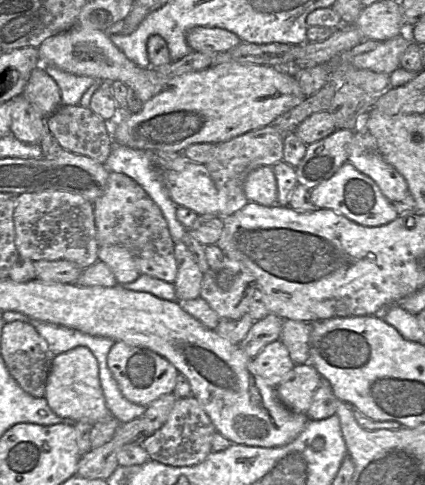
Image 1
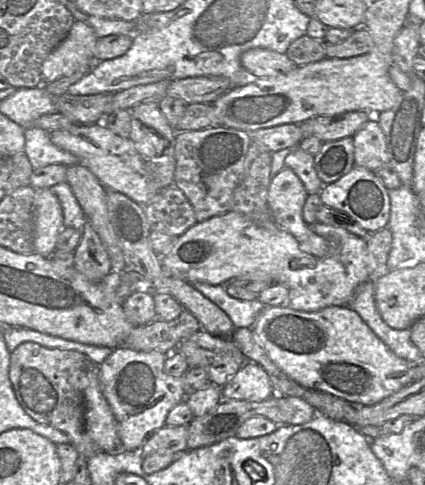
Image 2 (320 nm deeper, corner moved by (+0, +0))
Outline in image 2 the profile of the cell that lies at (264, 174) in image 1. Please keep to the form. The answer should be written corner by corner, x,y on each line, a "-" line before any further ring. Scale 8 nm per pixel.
284,167
270,180
267,201
275,223
295,237
300,244
299,248
301,251
316,257
324,257
332,252
331,244
328,239
312,232
303,219
303,206
307,196
308,192
302,181
288,167

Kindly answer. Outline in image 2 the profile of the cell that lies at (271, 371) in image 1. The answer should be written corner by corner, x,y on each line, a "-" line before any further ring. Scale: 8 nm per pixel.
246,361
221,388
222,400
263,401
275,393
267,372
257,363

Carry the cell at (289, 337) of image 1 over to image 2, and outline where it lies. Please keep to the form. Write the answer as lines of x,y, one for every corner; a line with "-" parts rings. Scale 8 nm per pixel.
117,347
98,366
101,391
117,422
124,451
139,450
151,434
165,425
169,411
185,399
183,377
173,377
164,371
167,357
159,351

